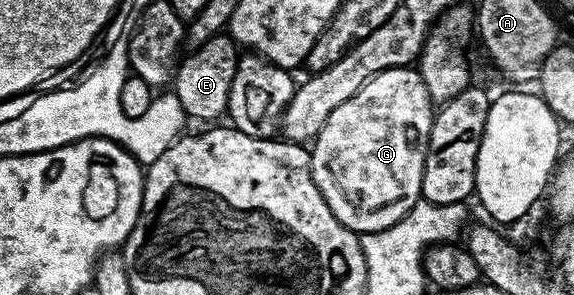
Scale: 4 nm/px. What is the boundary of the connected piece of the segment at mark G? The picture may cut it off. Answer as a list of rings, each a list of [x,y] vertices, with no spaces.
[[[411,66],[390,68],[377,74],[349,102],[341,102],[329,114],[325,126],[310,145],[311,173],[321,198],[329,202],[329,210],[349,231],[362,234],[380,232],[397,222],[423,194],[423,171],[427,157],[427,143],[431,137],[433,101],[421,74]]]

